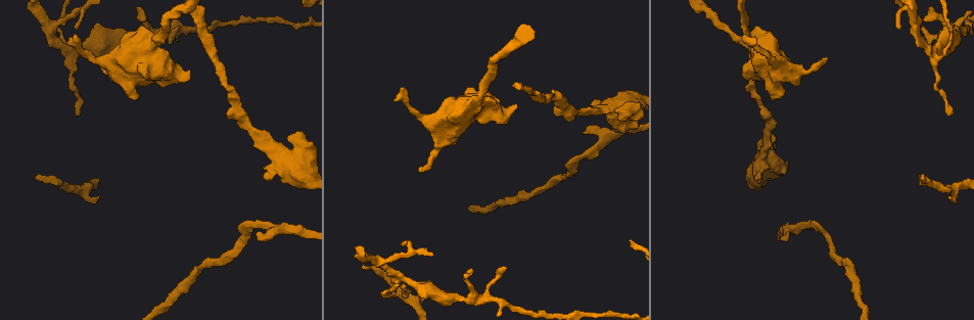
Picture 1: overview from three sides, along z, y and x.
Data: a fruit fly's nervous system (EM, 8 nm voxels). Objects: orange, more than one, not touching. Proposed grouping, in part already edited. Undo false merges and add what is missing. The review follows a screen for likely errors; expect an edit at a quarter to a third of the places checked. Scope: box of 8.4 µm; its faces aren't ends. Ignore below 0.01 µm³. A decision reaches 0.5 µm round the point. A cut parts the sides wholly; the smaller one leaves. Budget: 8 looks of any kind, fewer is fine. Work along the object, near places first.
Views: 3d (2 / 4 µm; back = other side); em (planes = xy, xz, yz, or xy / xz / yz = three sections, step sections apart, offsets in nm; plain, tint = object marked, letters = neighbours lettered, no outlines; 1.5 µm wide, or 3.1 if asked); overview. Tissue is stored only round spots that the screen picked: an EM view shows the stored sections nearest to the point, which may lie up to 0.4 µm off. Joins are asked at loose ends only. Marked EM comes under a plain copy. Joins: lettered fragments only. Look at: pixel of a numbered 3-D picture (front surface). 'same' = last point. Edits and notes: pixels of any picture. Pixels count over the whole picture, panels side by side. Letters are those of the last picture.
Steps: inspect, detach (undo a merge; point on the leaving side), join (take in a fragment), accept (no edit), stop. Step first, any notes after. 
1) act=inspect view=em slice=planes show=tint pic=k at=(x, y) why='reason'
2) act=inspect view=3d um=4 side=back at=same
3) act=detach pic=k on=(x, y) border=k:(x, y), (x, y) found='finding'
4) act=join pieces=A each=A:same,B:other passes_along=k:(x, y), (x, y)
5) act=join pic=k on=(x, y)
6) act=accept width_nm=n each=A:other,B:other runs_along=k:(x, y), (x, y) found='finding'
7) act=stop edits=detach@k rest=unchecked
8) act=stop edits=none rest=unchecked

act=inspect view=3d um=4 pic=1 at=(258, 233)

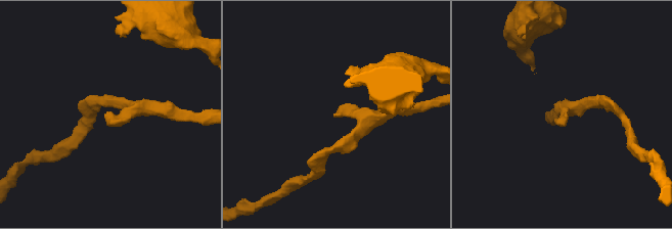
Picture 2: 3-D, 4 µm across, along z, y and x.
act=inspect view=em slice=planes show=tint pic=2 at=(566, 117)

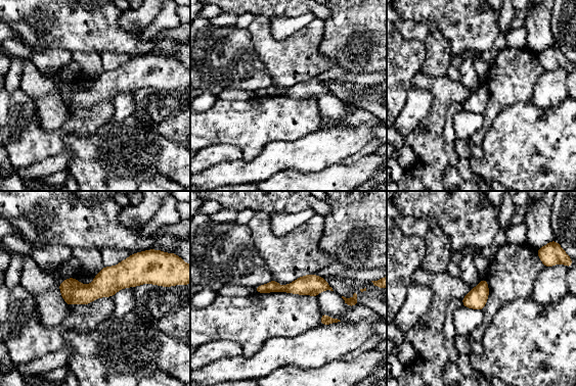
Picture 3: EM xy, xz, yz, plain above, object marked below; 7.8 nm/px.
act=inspect view=em slice=planes show=letters at=same

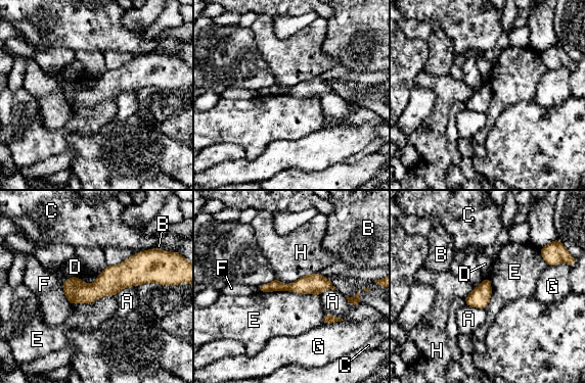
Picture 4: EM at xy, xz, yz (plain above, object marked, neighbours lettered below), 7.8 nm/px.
act=accept width_nm=160 each=A:other,B:other,C:other,D:other,E:other,F:other,G:other,H:other border=4:(259, 290), (296, 291), (318, 296) found='none of them fits'

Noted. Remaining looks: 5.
act=inspect view=em slice=xz step=4 show=letters pic=1 at=(821, 58) why='free end'

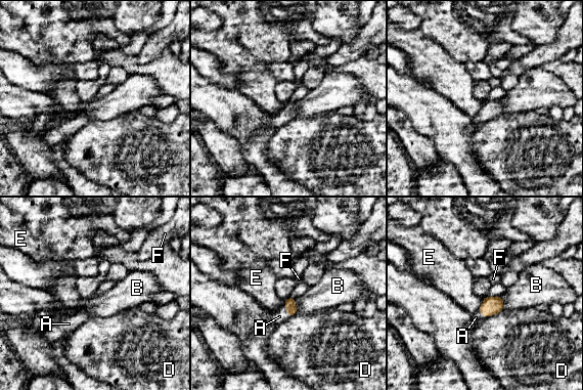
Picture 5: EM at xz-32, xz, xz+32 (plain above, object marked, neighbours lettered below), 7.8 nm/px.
act=join pieces=A each=A:same,B:other,D:other,E:other,F:other passes_along=5:(290, 305), (286, 310), (279, 316) found='the neuron continues'

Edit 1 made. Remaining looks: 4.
act=inspect view=overview why='see it whole again'

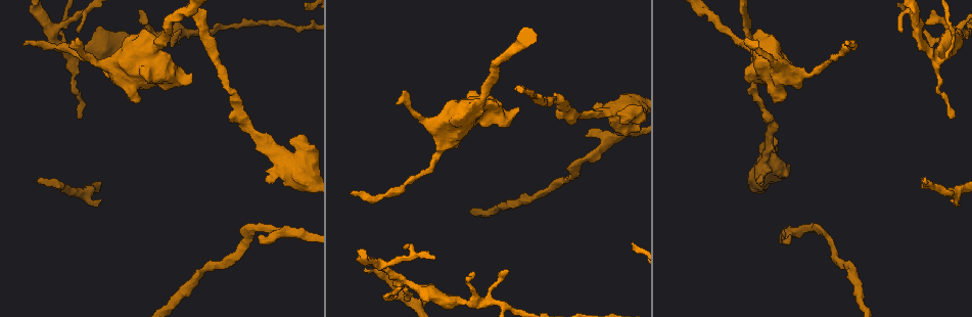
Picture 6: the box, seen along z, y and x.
act=inspect view=em slice=xz step=4 show=letters pic=6 at=(37, 183) why='free end'

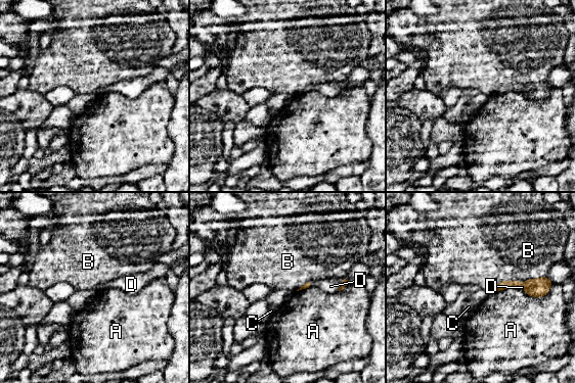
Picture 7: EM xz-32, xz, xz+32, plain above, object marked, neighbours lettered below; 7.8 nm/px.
act=inspect view=em slice=planes show=letters at=same why='cut it another way'

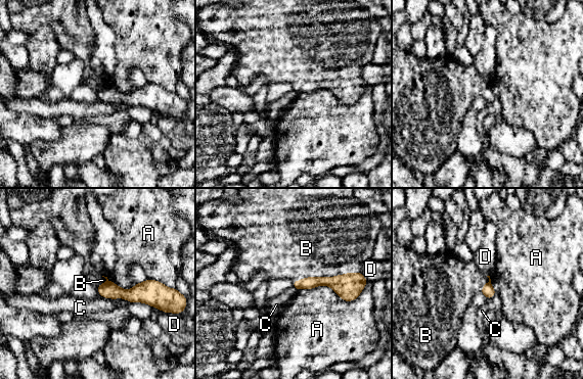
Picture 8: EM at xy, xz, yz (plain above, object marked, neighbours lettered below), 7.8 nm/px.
act=join pieces=B each=A:other,B:same,C:other,D:other passes_along=8:(349, 286), (325, 277), (326, 247) found='the neuron continues'

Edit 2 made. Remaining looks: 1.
act=inspect view=em slice=xz step=4 show=letters pic=6 at=(406, 298) why='thin end'

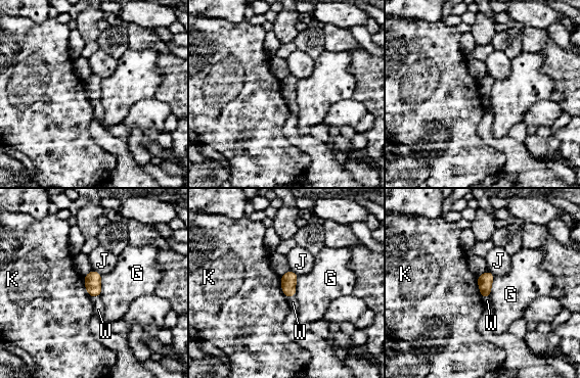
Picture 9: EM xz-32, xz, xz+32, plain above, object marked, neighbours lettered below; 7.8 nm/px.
act=join pieces=W each=G:other,J:other,K:other,W:same found='the neuron continues'

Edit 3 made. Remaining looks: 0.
act=stop edits=join@5,join@8,join@9 rest=unchecked

